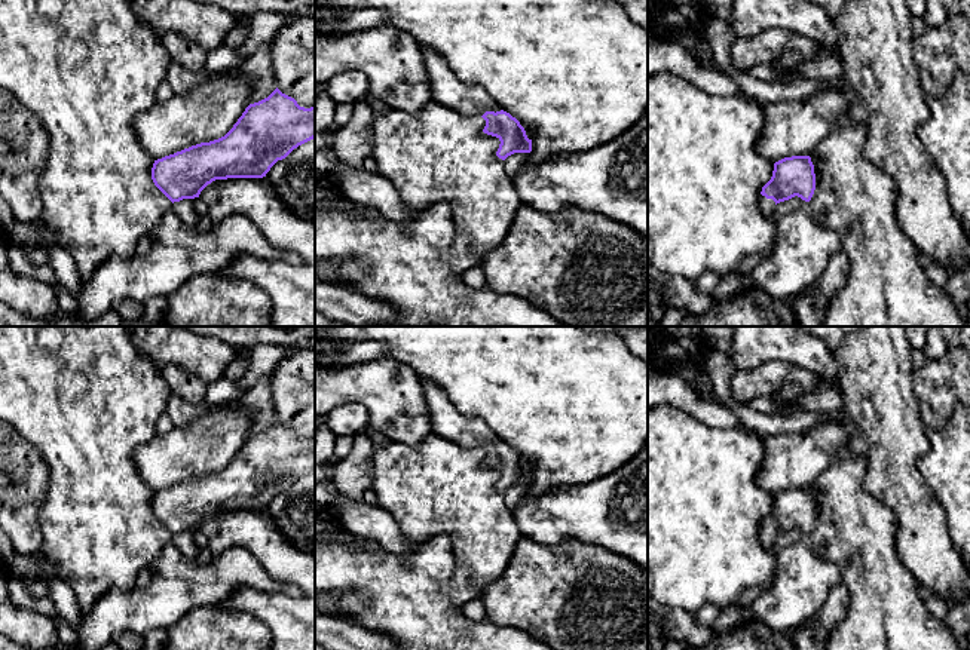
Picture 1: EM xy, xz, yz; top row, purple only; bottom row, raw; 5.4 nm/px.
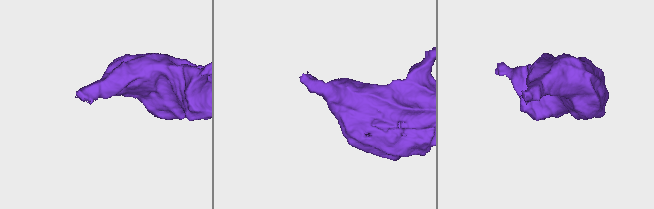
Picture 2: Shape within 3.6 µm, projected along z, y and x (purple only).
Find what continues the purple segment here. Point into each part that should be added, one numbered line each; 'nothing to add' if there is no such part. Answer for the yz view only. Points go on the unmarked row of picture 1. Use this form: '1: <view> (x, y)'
1: yz (767, 539)

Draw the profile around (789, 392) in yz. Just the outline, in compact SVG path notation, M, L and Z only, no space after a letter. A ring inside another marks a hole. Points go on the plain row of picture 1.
M784 383L772 398L778 411L787 405L795 404L799 398L804 398L804 390L795 383Z

